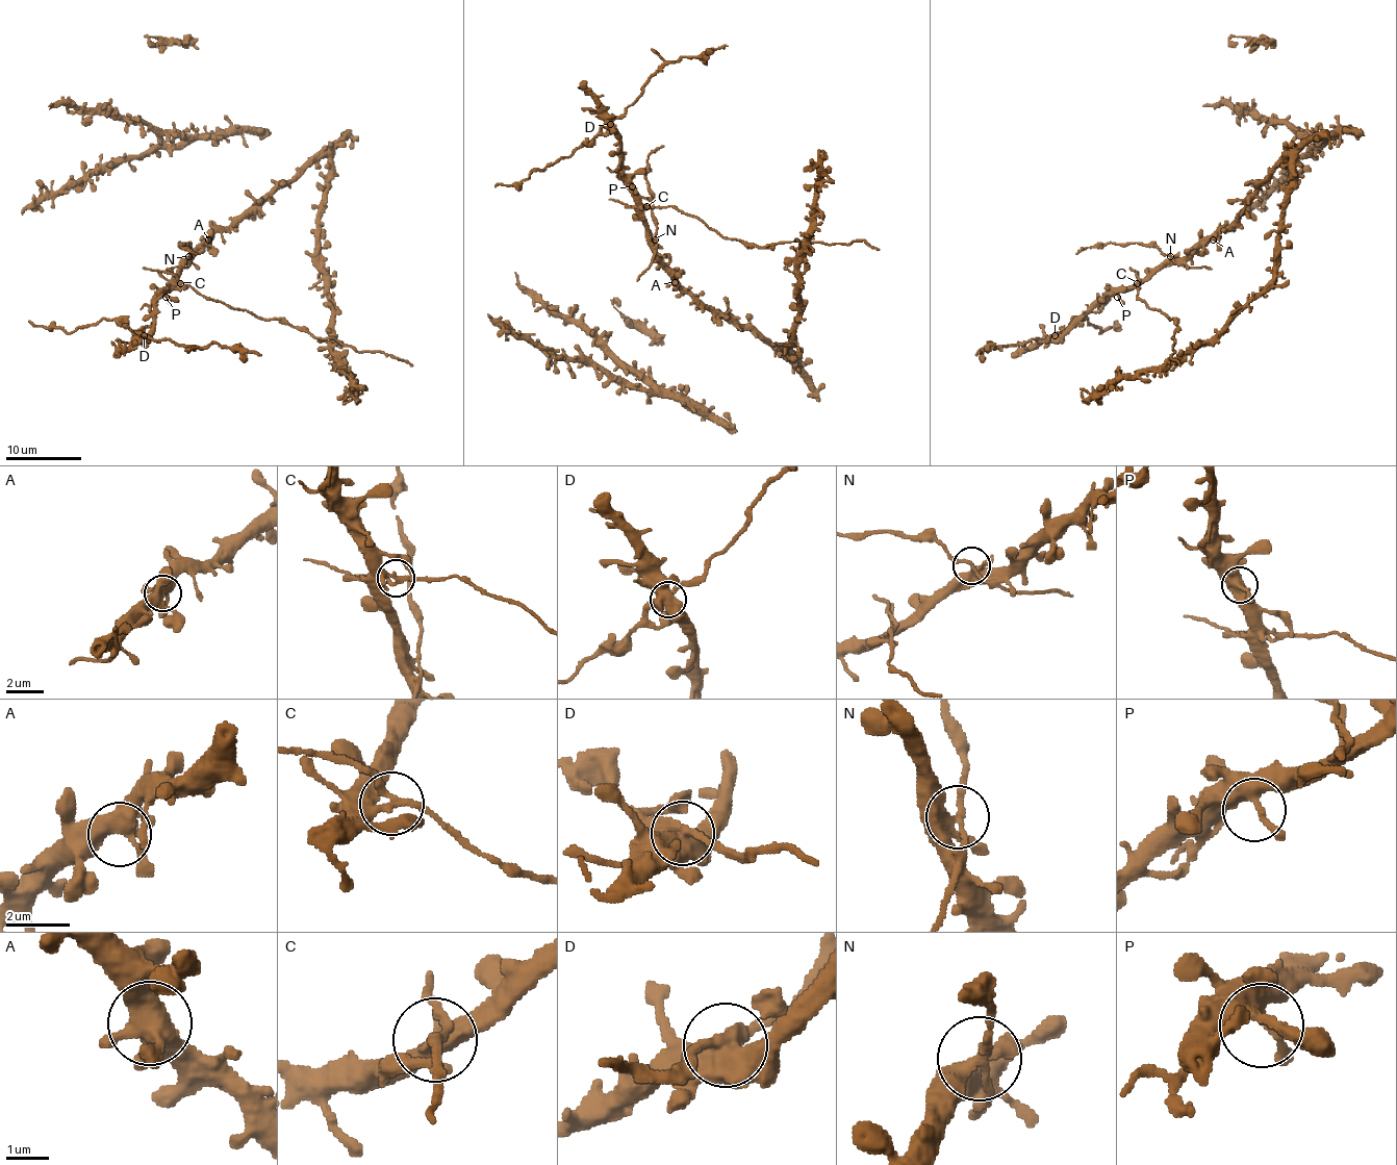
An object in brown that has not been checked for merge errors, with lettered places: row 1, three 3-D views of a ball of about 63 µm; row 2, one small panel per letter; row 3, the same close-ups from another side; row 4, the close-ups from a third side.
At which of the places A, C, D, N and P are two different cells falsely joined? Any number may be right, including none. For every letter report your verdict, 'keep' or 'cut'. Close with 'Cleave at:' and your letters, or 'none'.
A: keep
C: cut
D: cut
N: cut
P: keep
Cleave at: C, D, N

